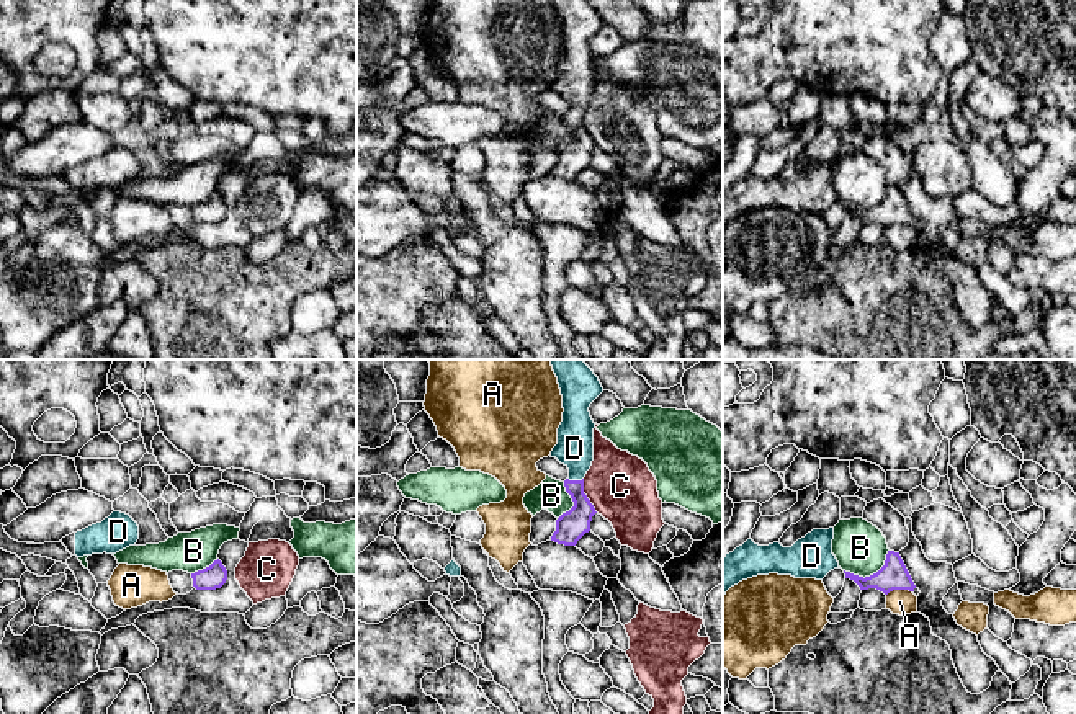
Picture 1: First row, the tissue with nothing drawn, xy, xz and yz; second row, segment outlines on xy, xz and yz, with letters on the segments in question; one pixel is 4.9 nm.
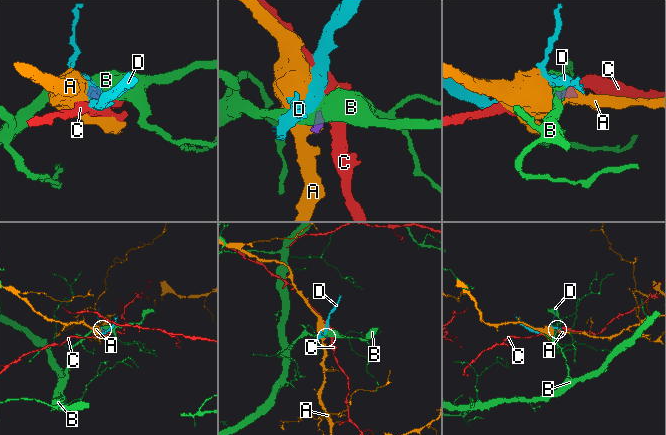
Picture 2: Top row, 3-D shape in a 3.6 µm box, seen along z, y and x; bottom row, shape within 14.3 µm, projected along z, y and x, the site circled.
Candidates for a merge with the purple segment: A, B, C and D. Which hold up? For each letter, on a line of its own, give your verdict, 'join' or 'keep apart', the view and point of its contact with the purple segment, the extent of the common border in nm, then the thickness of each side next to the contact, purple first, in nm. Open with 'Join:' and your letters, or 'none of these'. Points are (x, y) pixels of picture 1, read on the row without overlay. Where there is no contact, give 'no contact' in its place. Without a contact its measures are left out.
Join: D
A: keep apart; contact yz (898, 223); length 130 nm; calibres 140 and 130 nm
B: keep apart; contact yz (870, 209); length 240 nm; calibres 140 and 260 nm
C: keep apart; contact xz (586, 129); length 180 nm; calibres 150 and 320 nm
D: join; contact xz (576, 115); length 80 nm; calibres 150 and 180 nm

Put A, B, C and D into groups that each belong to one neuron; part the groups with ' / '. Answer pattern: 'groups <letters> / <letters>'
groups A / B / C / D

